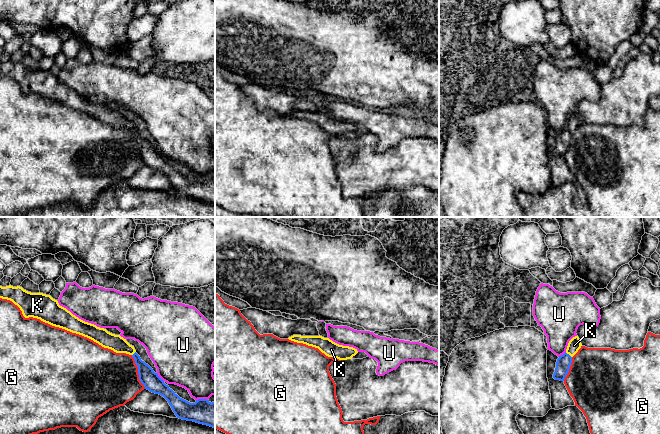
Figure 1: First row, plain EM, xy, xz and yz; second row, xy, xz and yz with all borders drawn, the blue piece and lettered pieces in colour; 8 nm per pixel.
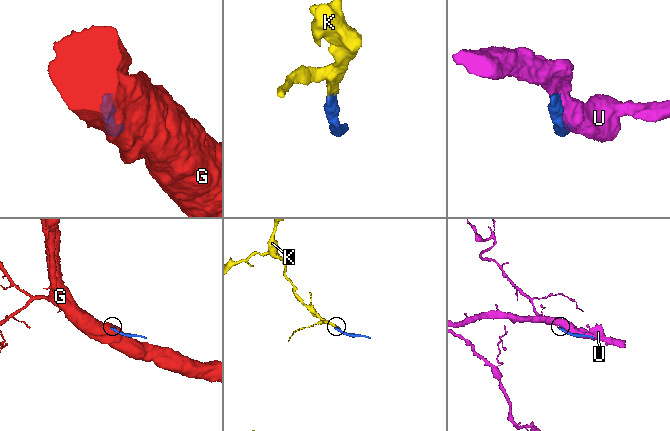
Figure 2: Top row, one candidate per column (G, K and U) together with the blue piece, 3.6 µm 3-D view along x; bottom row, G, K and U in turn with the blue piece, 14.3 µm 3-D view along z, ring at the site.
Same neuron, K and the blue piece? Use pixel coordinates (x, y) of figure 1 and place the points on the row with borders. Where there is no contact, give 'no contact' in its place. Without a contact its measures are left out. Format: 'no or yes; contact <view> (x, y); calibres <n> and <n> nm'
yes; contact yz (568, 354); calibres 120 and 100 nm

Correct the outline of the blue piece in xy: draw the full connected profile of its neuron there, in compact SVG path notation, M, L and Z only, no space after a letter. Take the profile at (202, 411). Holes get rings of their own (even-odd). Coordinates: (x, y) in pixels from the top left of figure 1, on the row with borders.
M9 285L0 286L0 298L12 301L20 308L25 318L40 319L52 326L87 337L116 353L131 355L138 367L139 380L145 389L163 396L177 418L215 428L215 401L211 403L207 399L198 399L195 403L190 403L180 398L148 364L141 360L134 346L120 335L112 334L104 328L79 319L60 306L50 295L31 293L20 286Z

